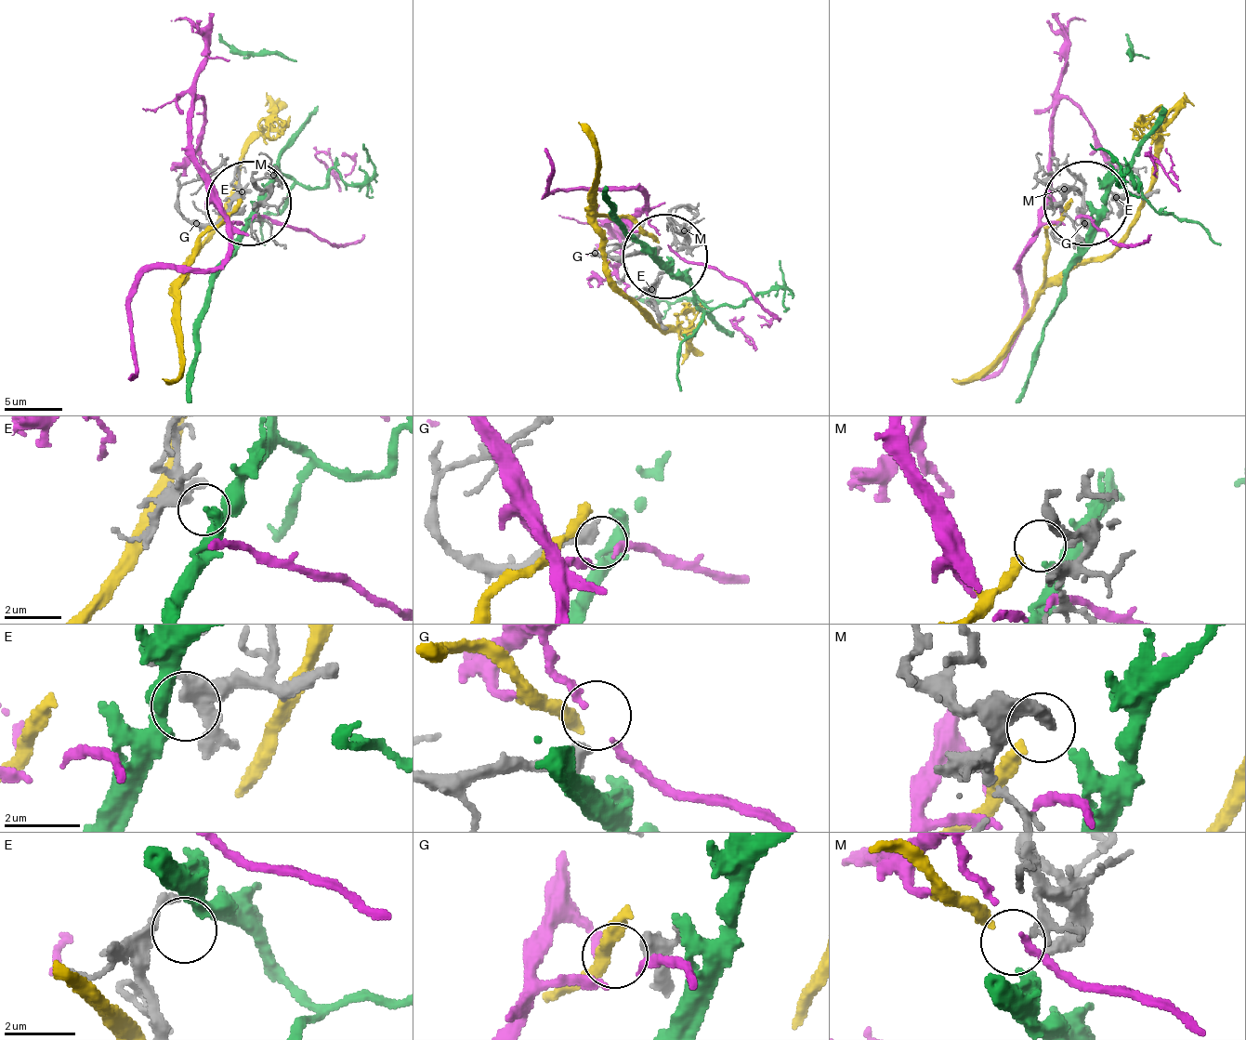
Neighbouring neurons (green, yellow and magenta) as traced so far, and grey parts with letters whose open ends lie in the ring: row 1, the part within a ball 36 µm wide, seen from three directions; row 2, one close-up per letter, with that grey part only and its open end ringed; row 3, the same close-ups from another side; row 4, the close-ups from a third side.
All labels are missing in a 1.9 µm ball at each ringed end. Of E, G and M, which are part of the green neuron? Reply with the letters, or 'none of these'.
E

